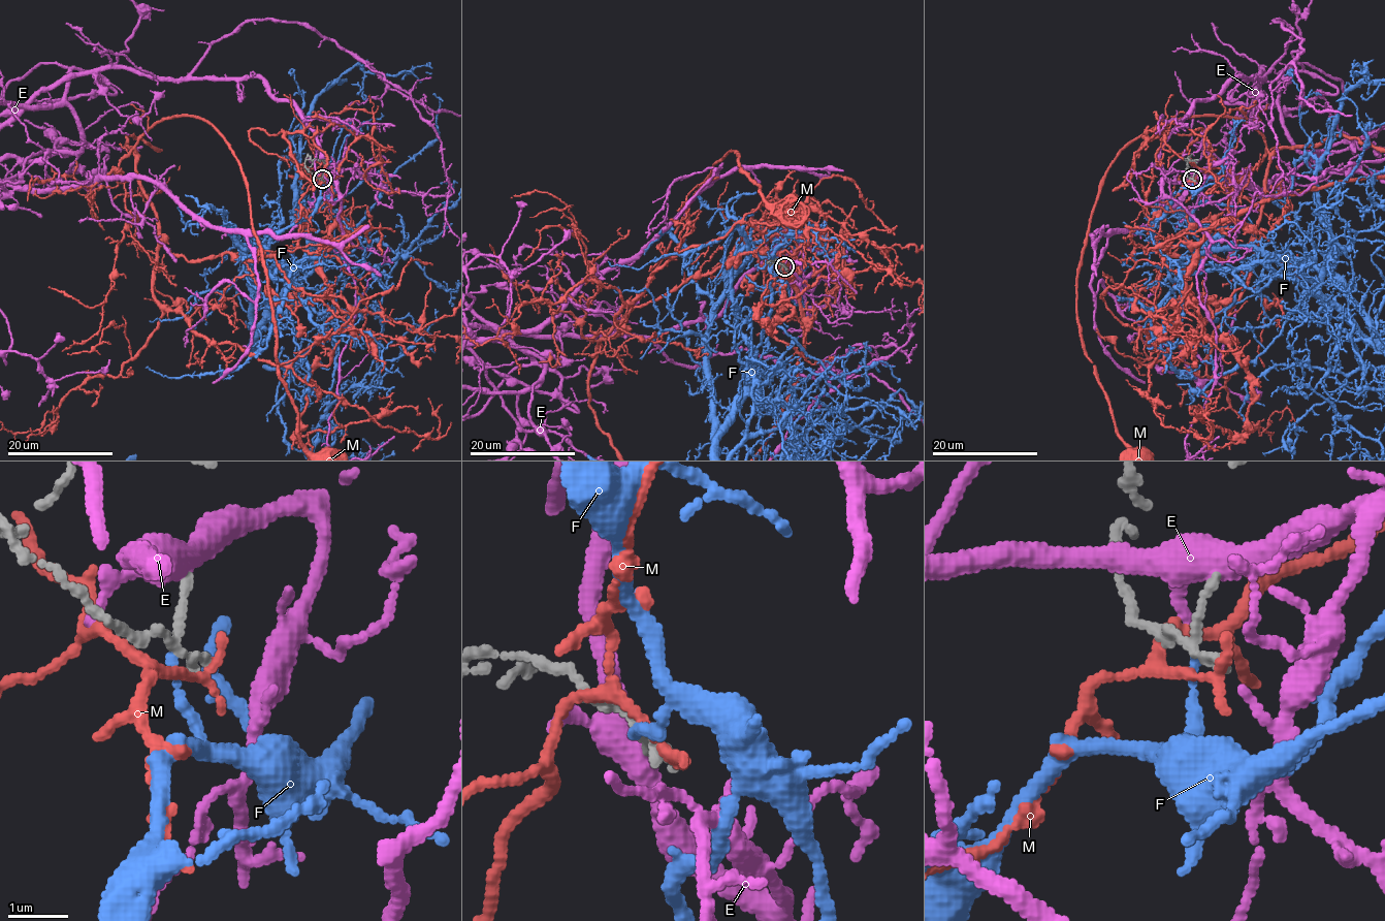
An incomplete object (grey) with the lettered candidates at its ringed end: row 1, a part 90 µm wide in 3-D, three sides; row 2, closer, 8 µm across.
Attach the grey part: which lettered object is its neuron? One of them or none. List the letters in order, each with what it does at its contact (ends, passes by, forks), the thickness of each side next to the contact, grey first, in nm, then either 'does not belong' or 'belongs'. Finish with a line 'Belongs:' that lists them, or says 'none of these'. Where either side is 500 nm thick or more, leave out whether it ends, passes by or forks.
E: it forks there; 120 nm thick on the grey side, 380 nm on the other; does not belong
F: it ends there; 200 nm thick on the grey side, 140 nm on the other; belongs
M: it ends there; 110 nm thick on the grey side, 190 nm on the other; does not belong
Belongs: F

